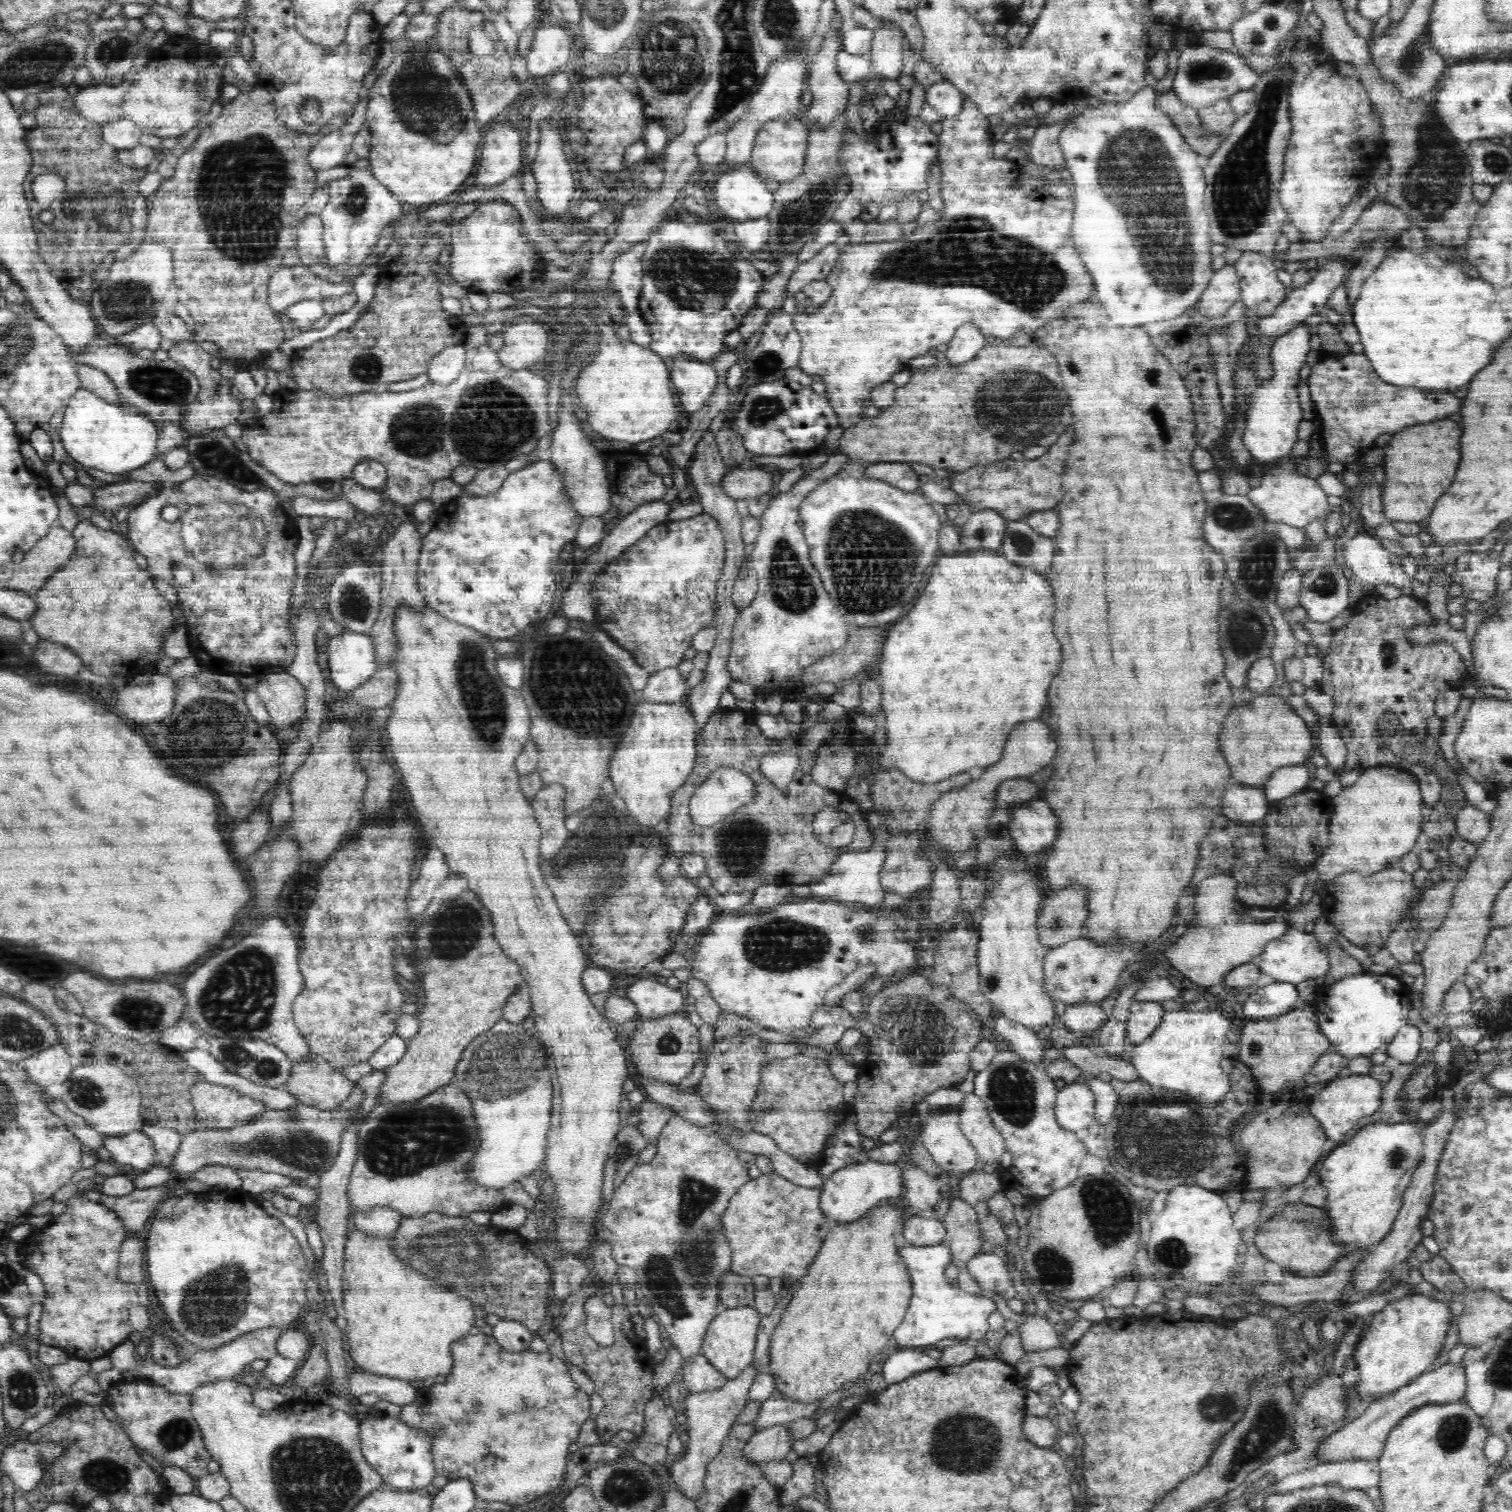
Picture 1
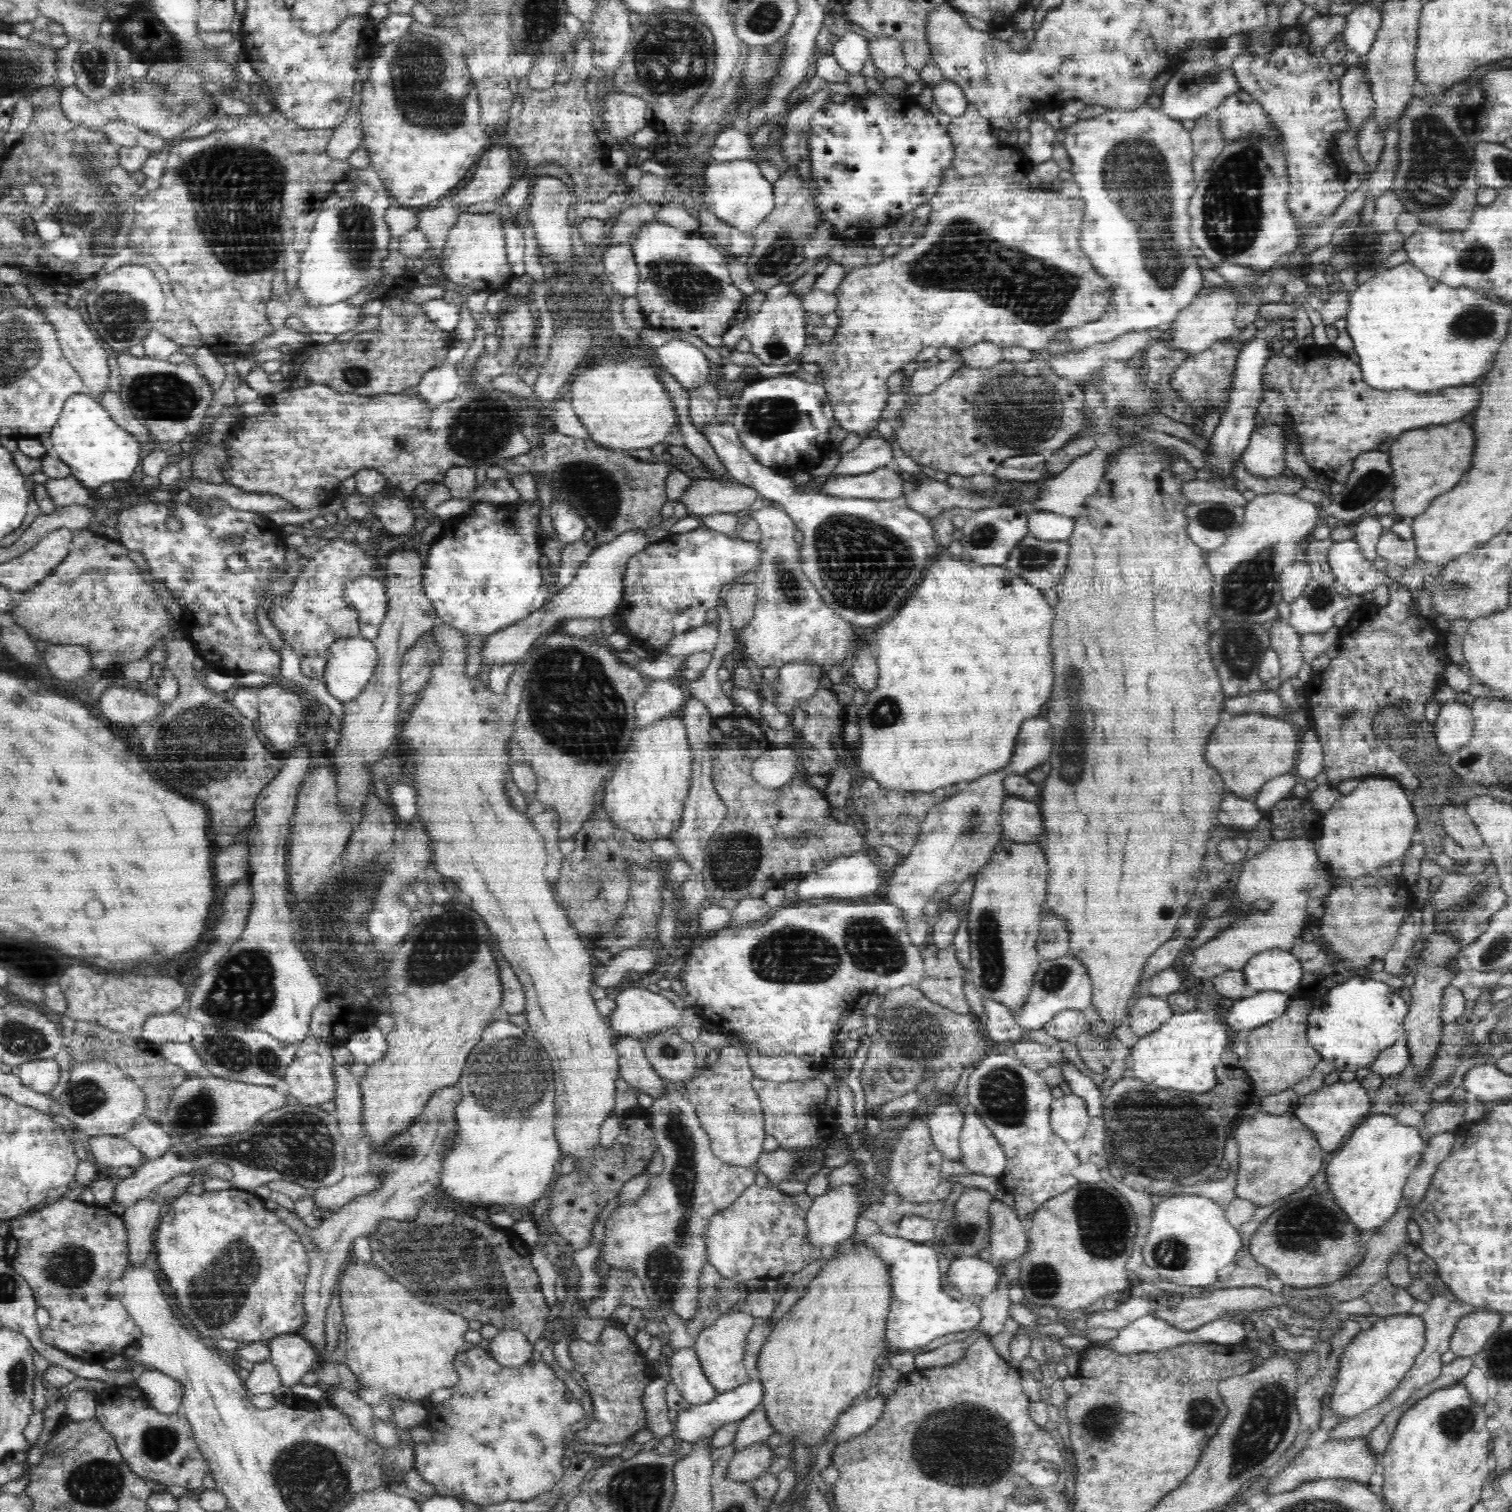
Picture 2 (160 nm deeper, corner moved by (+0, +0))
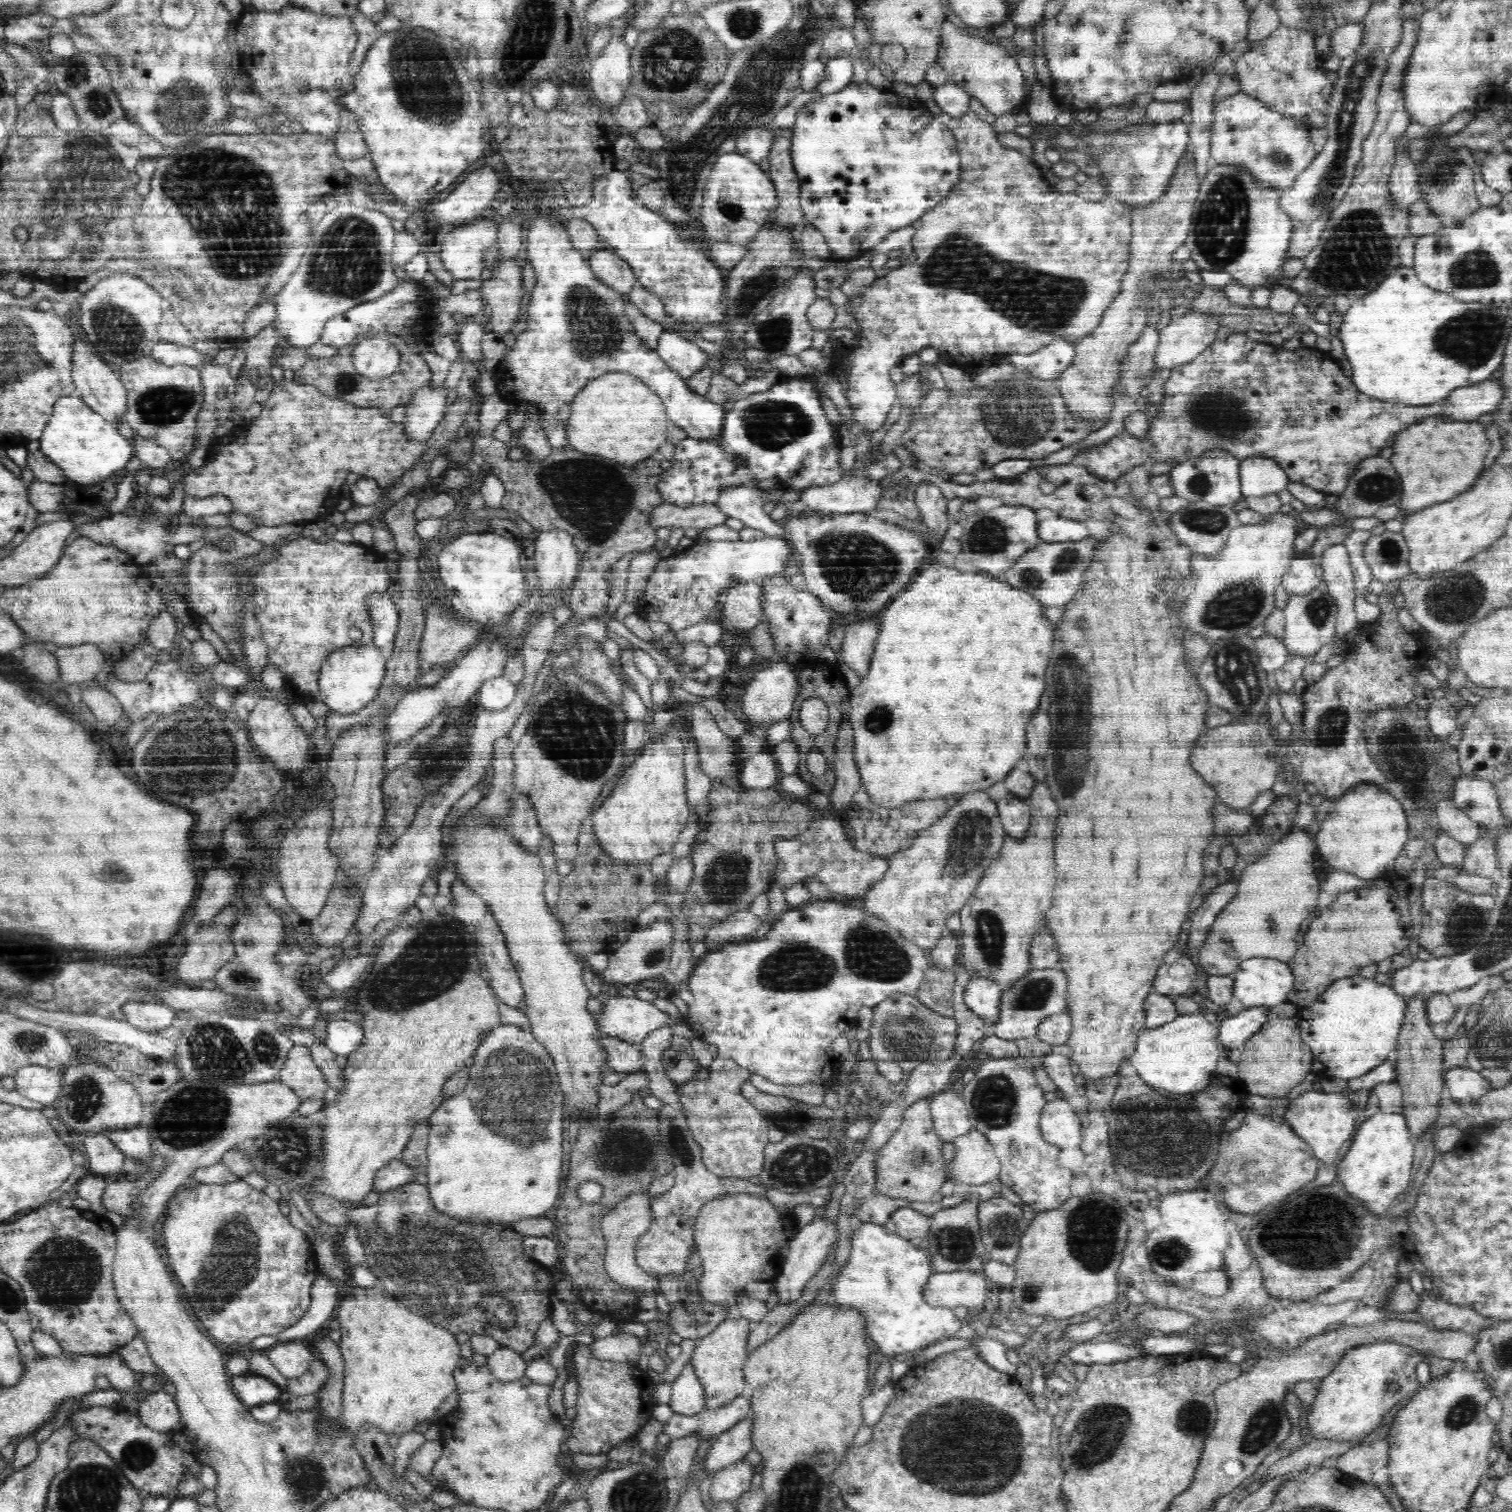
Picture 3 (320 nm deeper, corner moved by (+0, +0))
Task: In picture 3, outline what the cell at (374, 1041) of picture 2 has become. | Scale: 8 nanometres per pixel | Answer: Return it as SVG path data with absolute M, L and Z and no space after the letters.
M334 1019L327 1022L326 1036L323 1043L334 1054L348 1056L363 1039L363 1030L359 1022Z

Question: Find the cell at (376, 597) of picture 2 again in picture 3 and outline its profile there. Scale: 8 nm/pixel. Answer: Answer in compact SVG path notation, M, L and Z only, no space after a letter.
M388 593L372 594L367 597L367 610L374 627L373 644L382 650L392 650L400 624L395 599Z

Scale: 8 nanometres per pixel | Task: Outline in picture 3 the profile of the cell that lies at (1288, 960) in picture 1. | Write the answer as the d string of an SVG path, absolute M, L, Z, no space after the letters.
M1270 957L1243 960L1232 978L1233 995L1244 1008L1285 1002L1295 982L1292 968L1285 961Z

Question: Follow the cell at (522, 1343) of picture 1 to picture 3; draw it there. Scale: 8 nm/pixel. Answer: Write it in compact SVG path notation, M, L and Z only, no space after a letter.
M499 1346L487 1358L486 1365L498 1380L506 1381L520 1380L522 1376L525 1376L528 1362L522 1359L521 1353L514 1352L505 1346Z

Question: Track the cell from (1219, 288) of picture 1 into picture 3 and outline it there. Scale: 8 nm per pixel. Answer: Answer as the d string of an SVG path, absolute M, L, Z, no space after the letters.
M1188 312L1174 318L1160 331L1160 345L1154 360L1153 372L1160 368L1171 370L1192 361L1206 352L1219 328L1217 316L1207 312Z

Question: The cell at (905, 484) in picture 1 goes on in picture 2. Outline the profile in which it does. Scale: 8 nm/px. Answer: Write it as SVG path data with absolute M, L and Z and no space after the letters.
M882 466L857 475L832 475L819 486L818 492L834 497L858 497L868 500L890 500L902 497L906 481L896 471Z

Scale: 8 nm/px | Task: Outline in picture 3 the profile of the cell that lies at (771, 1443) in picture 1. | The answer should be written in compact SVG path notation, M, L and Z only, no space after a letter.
M741 1459L711 1475L711 1487L708 1490L710 1502L718 1504L722 1500L736 1501L740 1498L751 1488L752 1476L755 1474L752 1466Z

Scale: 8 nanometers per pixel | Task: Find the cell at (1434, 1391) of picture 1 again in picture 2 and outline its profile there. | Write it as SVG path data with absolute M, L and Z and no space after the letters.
M1366 1436L1366 1438L1340 1438L1340 1440L1329 1438L1318 1449L1304 1450L1295 1461L1282 1468L1274 1478L1271 1478L1265 1492L1270 1496L1281 1492L1290 1492L1302 1483L1327 1478L1349 1478L1367 1485L1374 1472L1375 1464L1380 1462L1374 1452L1369 1451L1368 1439L1369 1436Z

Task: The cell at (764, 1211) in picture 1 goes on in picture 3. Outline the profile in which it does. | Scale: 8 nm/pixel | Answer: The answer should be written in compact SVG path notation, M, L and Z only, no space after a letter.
M738 1194L710 1200L698 1214L694 1227L697 1254L703 1262L701 1299L712 1305L724 1303L748 1282L774 1280L797 1234L796 1220L790 1214L782 1214L768 1197Z

